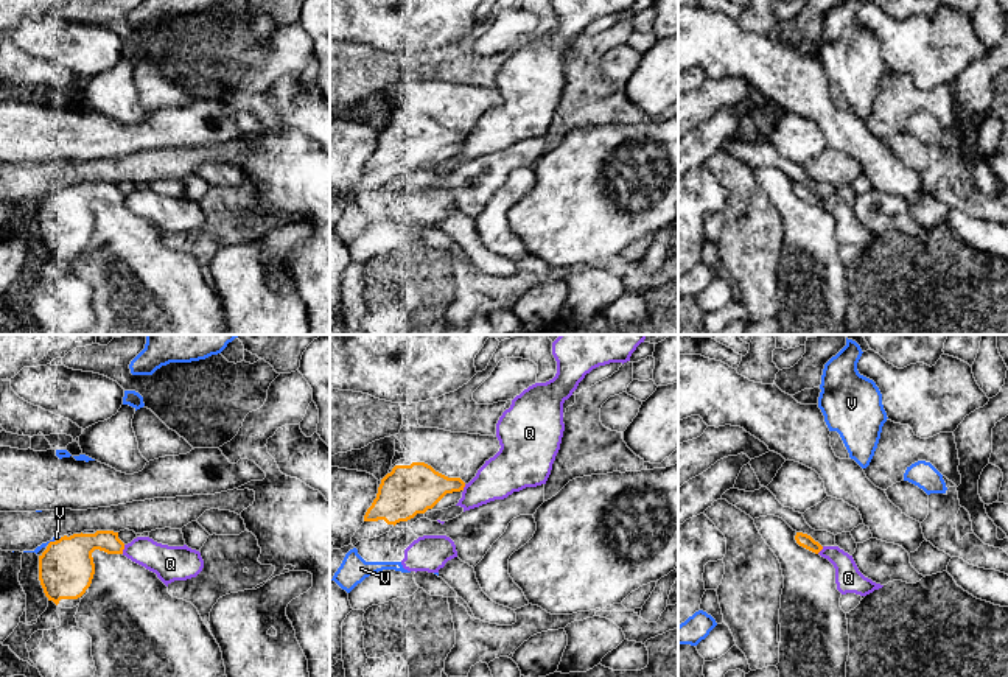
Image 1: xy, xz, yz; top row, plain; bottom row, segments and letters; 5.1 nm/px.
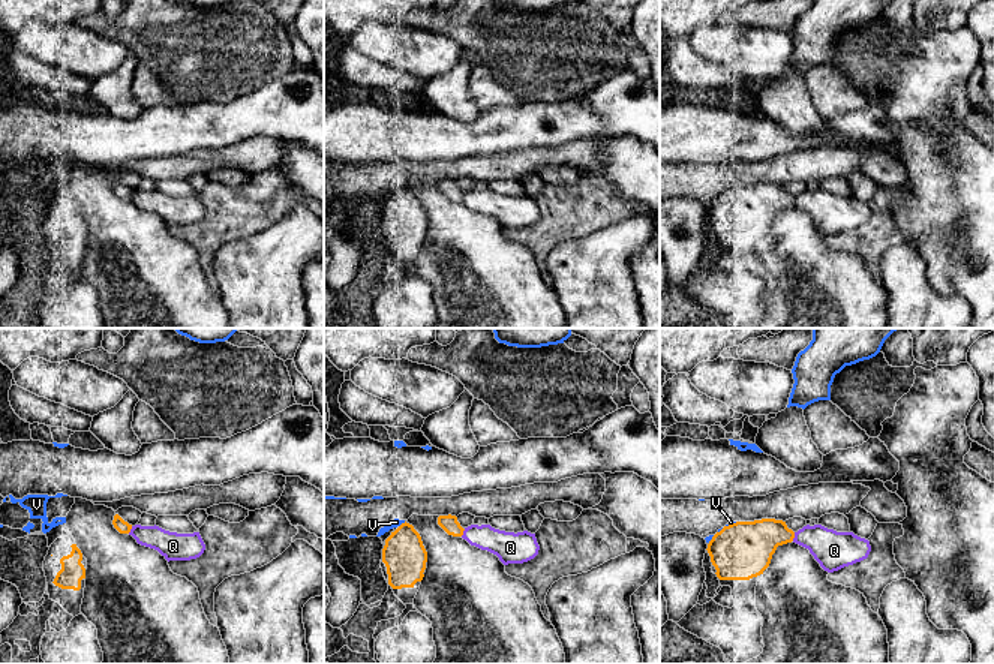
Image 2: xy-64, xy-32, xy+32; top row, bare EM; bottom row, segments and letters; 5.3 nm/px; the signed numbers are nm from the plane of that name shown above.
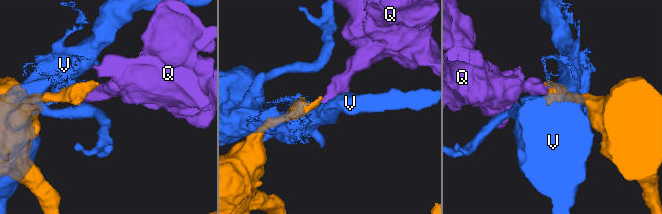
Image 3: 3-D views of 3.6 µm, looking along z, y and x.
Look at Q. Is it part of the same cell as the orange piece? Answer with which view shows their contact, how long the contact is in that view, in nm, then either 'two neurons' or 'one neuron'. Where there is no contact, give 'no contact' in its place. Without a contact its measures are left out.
xy | 50 nm | two neurons

